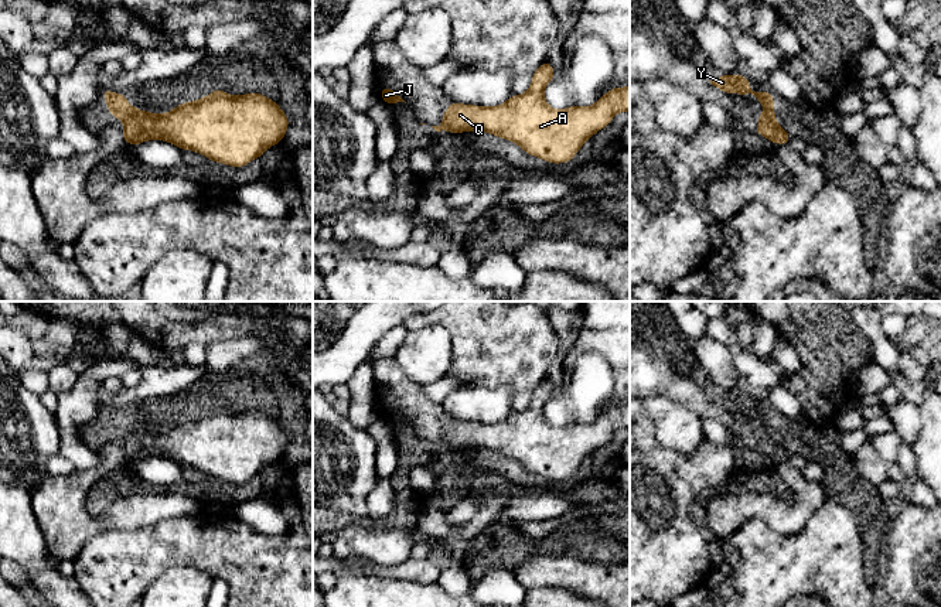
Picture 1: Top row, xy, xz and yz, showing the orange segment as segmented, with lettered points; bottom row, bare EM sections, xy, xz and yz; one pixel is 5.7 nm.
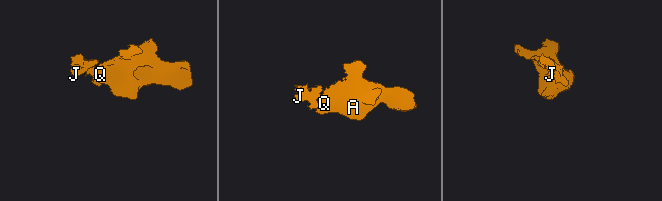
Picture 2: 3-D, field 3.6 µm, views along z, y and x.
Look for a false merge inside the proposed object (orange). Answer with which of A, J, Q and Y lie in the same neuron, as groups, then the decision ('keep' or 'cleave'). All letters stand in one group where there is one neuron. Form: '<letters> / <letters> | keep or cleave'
A Q / J Y | cleave

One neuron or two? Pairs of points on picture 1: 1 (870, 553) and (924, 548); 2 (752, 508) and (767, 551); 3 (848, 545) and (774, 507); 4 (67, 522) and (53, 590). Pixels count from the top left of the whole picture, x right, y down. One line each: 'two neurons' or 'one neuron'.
1: two neurons
2: two neurons
3: two neurons
4: two neurons

